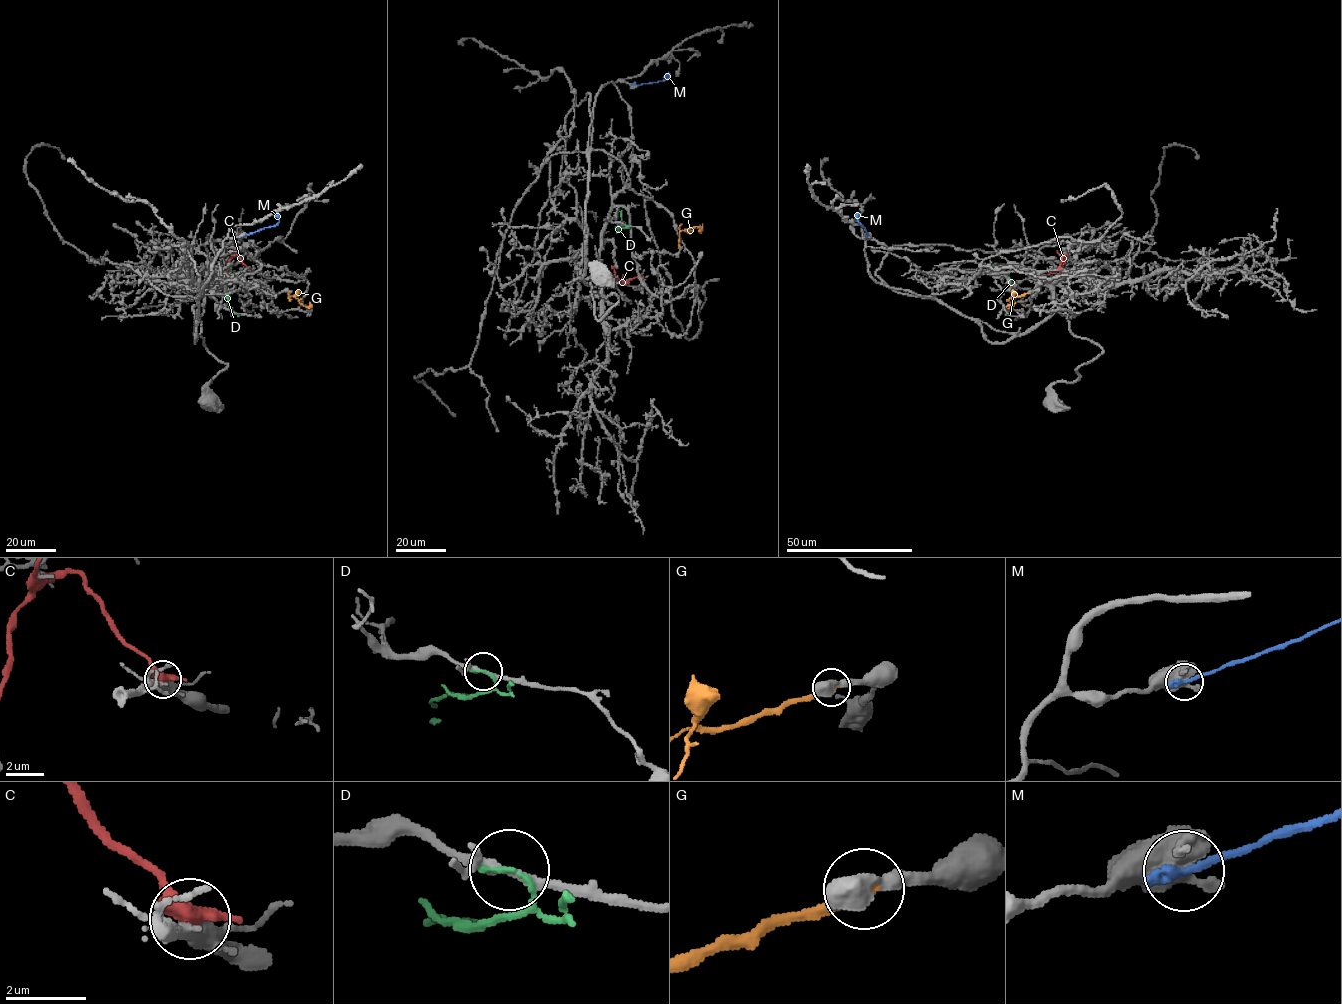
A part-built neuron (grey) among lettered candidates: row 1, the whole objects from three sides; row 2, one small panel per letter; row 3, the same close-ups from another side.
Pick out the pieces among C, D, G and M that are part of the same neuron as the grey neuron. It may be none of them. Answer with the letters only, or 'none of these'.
G

